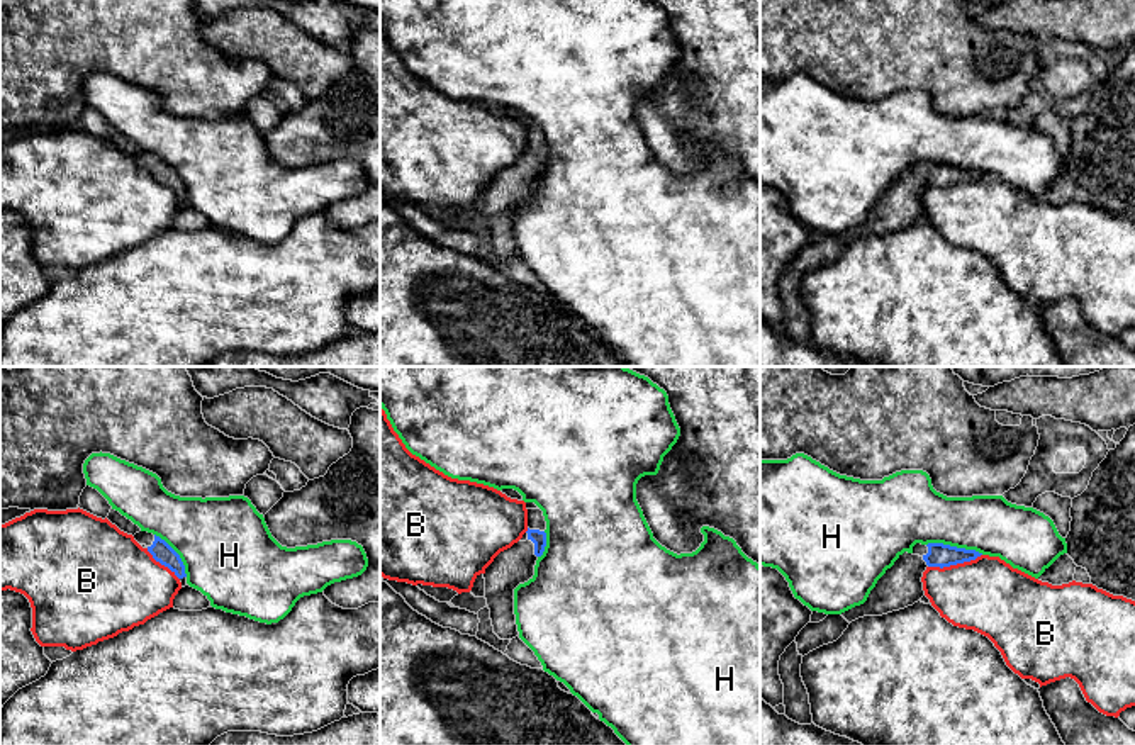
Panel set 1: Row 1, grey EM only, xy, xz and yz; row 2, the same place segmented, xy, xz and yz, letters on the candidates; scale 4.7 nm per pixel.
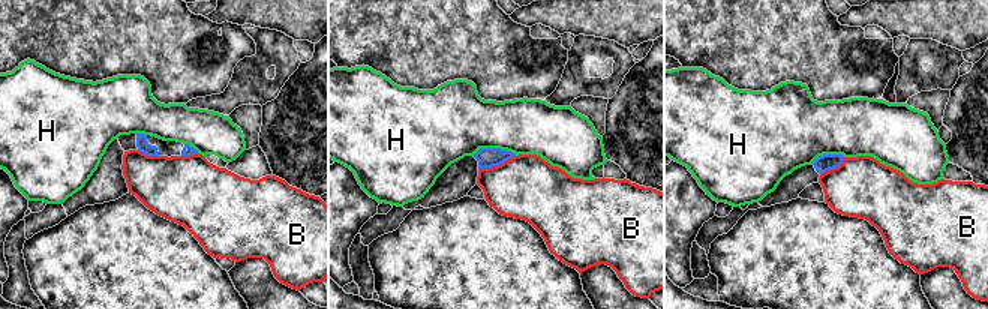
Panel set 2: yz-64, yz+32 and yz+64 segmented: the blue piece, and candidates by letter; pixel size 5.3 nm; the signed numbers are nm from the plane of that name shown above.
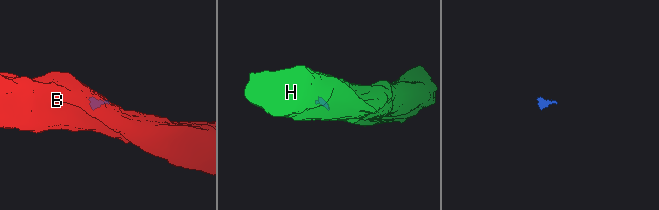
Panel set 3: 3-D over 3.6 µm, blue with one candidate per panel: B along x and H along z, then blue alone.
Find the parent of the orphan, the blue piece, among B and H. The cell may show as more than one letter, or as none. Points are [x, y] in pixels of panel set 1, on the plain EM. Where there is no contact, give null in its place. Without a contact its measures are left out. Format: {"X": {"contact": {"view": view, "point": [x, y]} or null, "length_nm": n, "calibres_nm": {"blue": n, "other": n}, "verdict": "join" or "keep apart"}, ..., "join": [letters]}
{"B": {"contact": {"view": "yz", "point": [954, 184]}, "length_nm": 260, "calibres_nm": {"blue": 110, "other": 360}, "verdict": "keep apart"}, "H": {"contact": {"view": "yz", "point": [956, 167]}, "length_nm": 280, "calibres_nm": {"blue": 110, "other": 280}, "verdict": "keep apart"}, "join": []}

